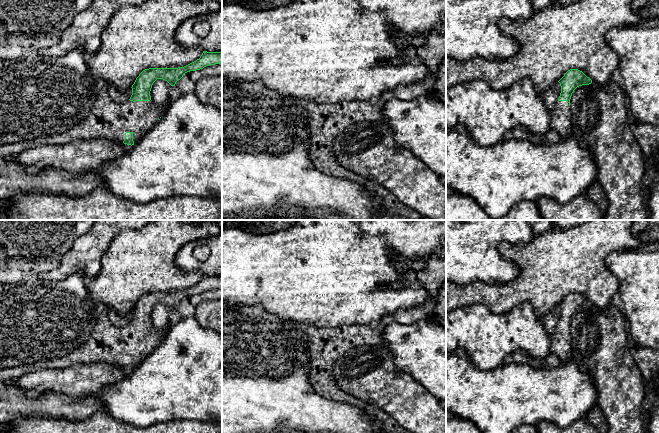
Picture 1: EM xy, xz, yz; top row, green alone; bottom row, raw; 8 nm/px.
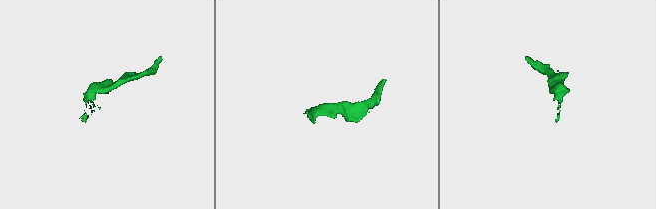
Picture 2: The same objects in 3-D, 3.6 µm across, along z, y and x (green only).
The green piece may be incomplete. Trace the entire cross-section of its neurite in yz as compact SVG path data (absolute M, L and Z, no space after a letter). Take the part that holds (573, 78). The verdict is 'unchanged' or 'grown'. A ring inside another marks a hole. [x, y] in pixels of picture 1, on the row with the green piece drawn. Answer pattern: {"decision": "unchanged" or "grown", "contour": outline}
{"decision": "grown", "contour": "M578 69L568 70L558 81L561 93L554 109L550 112L551 128L556 130L561 139L571 136L570 99L574 90L582 85L589 85L592 80Z"}

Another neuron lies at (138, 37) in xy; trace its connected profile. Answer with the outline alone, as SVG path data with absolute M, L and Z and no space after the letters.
M146 0L142 4L124 5L111 18L101 35L100 47L94 57L87 62L90 73L93 77L113 84L119 92L126 93L145 69L178 68L196 61L202 55L203 50L198 47L180 45L175 40L175 34L186 19L215 12L219 7L218 0Z

